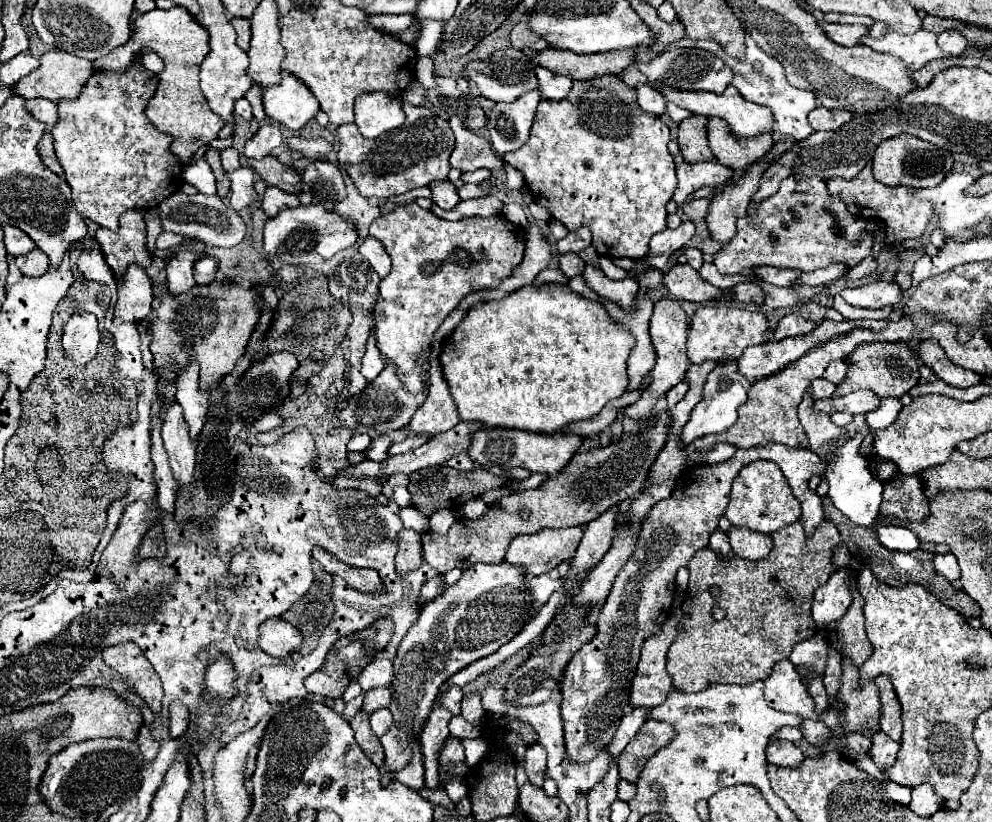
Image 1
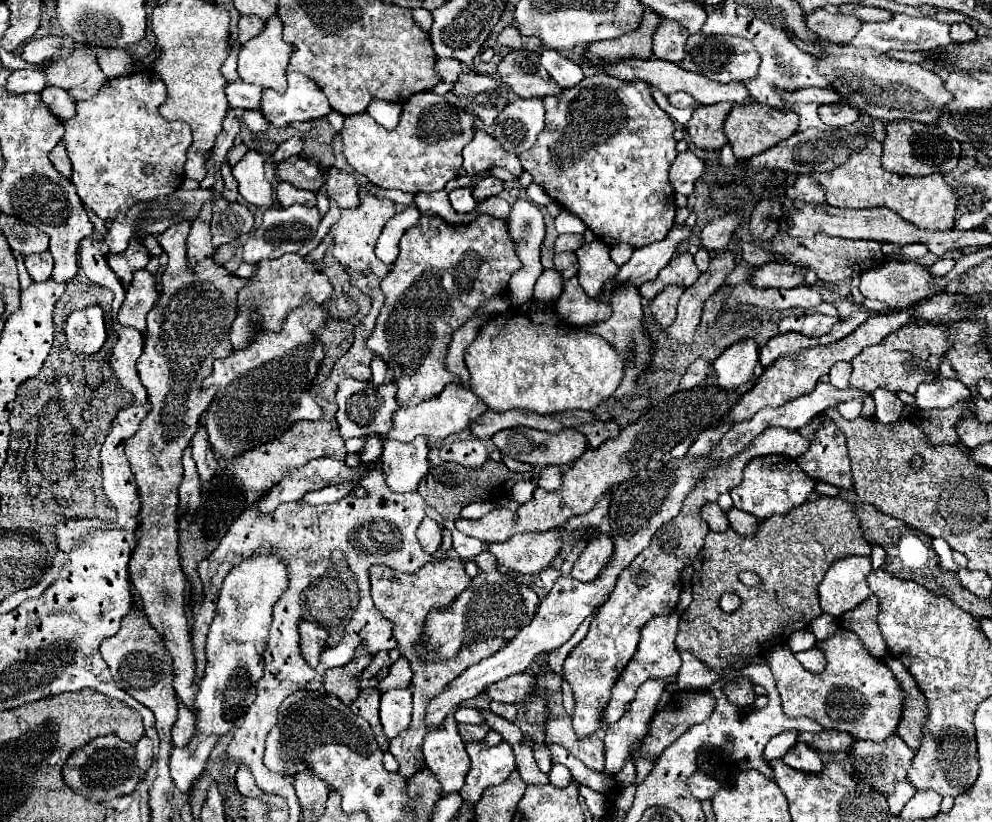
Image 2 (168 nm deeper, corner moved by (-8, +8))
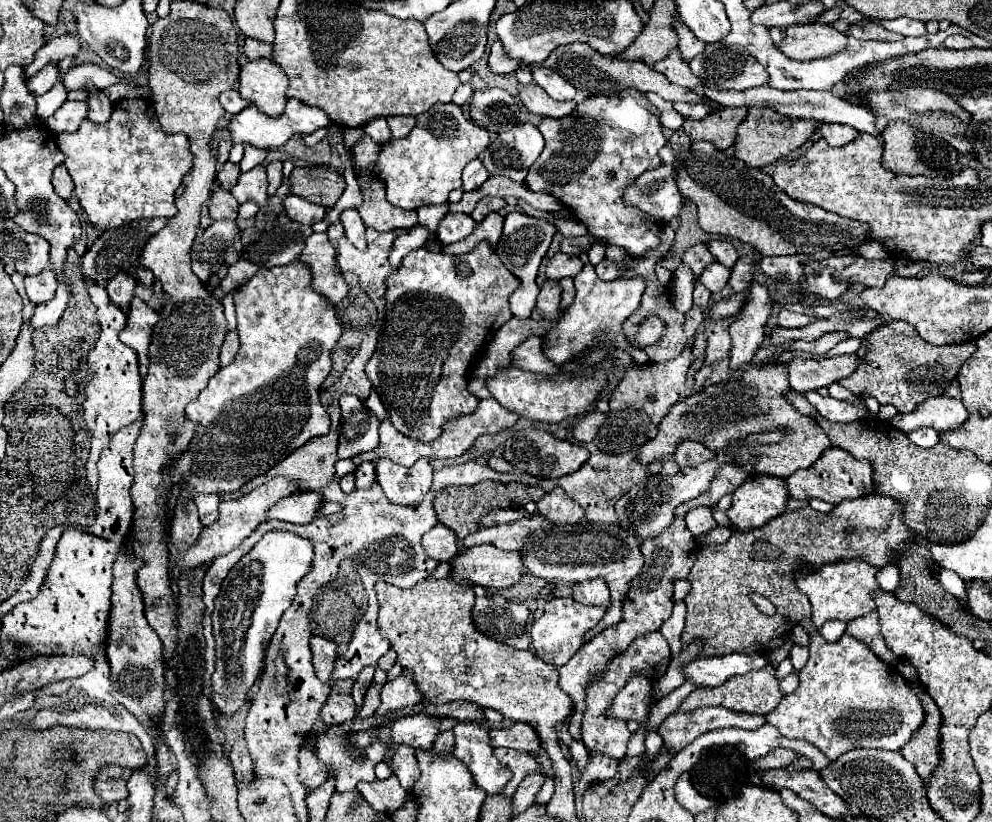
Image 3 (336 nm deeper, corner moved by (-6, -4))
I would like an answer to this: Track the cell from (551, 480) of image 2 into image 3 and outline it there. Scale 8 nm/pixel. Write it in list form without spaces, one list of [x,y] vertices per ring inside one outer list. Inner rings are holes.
[[[559,486],[537,502],[537,512],[555,524],[573,524],[583,518],[583,510]]]

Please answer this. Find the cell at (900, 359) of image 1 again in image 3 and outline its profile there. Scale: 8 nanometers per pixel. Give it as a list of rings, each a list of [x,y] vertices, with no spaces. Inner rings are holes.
[[[889,320],[869,334],[867,356],[861,360],[855,374],[839,380],[839,384],[863,400],[873,396],[879,404],[893,404],[899,412],[913,412],[919,402],[941,396],[973,352],[975,346],[971,342],[933,346],[925,342],[907,322]]]

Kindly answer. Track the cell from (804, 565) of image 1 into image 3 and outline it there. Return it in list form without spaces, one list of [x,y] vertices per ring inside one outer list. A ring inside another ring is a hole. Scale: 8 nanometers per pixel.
[[[869,494],[855,500],[845,500],[837,504],[831,512],[823,514],[813,508],[803,508],[795,512],[785,512],[773,520],[769,520],[765,526],[755,530],[733,530],[731,538],[725,544],[705,544],[701,546],[697,560],[687,576],[691,582],[691,592],[685,596],[687,604],[687,622],[685,630],[681,634],[683,646],[693,644],[695,638],[701,638],[701,650],[697,658],[711,658],[711,656],[727,656],[733,652],[739,654],[763,654],[769,656],[769,642],[775,636],[789,636],[793,626],[797,626],[801,620],[811,618],[811,606],[809,598],[797,588],[797,576],[807,574],[811,570],[817,570],[825,564],[839,562],[839,560],[865,560],[873,566],[885,566],[893,560],[889,554],[891,550],[905,550],[907,542],[915,538],[913,532],[907,530],[907,526],[901,522],[901,504],[889,496]],[[759,592],[775,606],[775,614],[767,616],[761,614],[759,608],[751,602],[749,594]]]

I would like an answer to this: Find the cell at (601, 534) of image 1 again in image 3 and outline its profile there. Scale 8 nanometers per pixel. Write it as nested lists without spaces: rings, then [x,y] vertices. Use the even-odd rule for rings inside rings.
[[[593,578],[573,584],[573,598],[581,604],[609,606],[609,588],[603,578]]]

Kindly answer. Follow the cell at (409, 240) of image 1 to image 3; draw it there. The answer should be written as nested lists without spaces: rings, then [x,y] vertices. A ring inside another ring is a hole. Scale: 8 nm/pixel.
[[[483,240],[471,252],[459,256],[447,256],[421,246],[405,256],[385,284],[385,320],[365,372],[379,392],[393,426],[409,438],[431,442],[441,434],[441,424],[445,420],[459,414],[471,414],[477,408],[479,400],[467,390],[469,366],[479,358],[479,352],[483,354],[485,342],[511,318],[507,300],[519,286],[519,280],[503,266],[491,244]]]

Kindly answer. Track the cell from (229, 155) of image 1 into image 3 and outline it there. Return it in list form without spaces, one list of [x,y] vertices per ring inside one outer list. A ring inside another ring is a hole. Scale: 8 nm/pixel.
[[[225,162],[223,168],[217,172],[217,178],[219,178],[219,184],[225,188],[225,190],[231,190],[237,182],[237,176],[241,174],[239,166],[233,164],[233,162]]]

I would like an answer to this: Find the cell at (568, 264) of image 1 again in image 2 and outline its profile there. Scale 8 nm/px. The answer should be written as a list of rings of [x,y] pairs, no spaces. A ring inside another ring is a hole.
[[[571,252],[557,254],[555,256],[555,270],[561,274],[563,280],[569,280],[571,276],[577,274],[577,256]]]

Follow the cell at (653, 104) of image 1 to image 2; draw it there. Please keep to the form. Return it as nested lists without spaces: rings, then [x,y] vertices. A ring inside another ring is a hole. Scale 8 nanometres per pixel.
[[[675,92],[675,94],[671,94],[669,102],[673,106],[677,106],[677,108],[687,108],[687,106],[695,106],[697,104],[697,100],[691,98],[691,94],[687,94],[687,92]]]

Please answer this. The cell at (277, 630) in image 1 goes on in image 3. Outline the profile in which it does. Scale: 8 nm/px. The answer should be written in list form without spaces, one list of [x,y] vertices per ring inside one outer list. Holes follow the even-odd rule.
[[[311,636],[311,652],[317,678],[321,682],[327,682],[333,672],[333,662],[337,658],[337,644],[323,636]]]

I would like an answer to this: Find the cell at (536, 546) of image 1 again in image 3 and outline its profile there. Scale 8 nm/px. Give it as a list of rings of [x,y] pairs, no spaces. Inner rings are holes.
[[[489,544],[467,548],[451,560],[451,566],[451,576],[455,580],[469,580],[471,584],[495,590],[521,582],[521,576],[525,574],[519,552],[503,552]]]

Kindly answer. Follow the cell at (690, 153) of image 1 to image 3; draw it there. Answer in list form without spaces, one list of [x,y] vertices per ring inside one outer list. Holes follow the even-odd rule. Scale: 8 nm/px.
[[[715,108],[703,120],[685,120],[683,132],[691,138],[691,142],[711,142],[717,150],[727,150],[733,140],[737,126],[743,122],[747,108]]]

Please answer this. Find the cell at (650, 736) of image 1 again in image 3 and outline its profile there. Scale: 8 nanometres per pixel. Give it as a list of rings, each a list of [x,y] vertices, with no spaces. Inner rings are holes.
[[[707,706],[707,708],[695,708],[691,712],[675,712],[669,718],[663,720],[663,724],[657,728],[659,736],[663,738],[665,750],[679,752],[689,742],[693,742],[697,736],[711,732],[715,728],[749,728],[755,730],[757,726],[763,726],[763,716],[753,716],[745,712],[731,712],[727,708]]]

